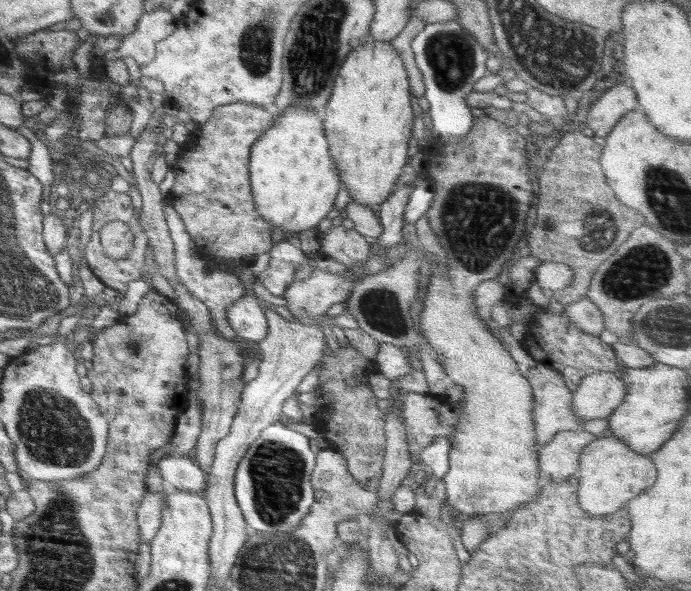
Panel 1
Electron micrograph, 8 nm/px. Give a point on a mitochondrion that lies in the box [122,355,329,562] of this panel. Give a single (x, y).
(278, 470)

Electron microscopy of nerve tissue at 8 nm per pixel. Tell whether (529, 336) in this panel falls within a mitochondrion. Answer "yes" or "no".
no

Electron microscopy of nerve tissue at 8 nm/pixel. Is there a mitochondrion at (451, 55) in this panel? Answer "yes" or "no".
yes

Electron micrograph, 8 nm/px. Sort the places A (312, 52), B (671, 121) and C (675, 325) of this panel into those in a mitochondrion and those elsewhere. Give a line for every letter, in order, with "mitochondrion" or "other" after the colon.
A: mitochondrion
B: other
C: mitochondrion

